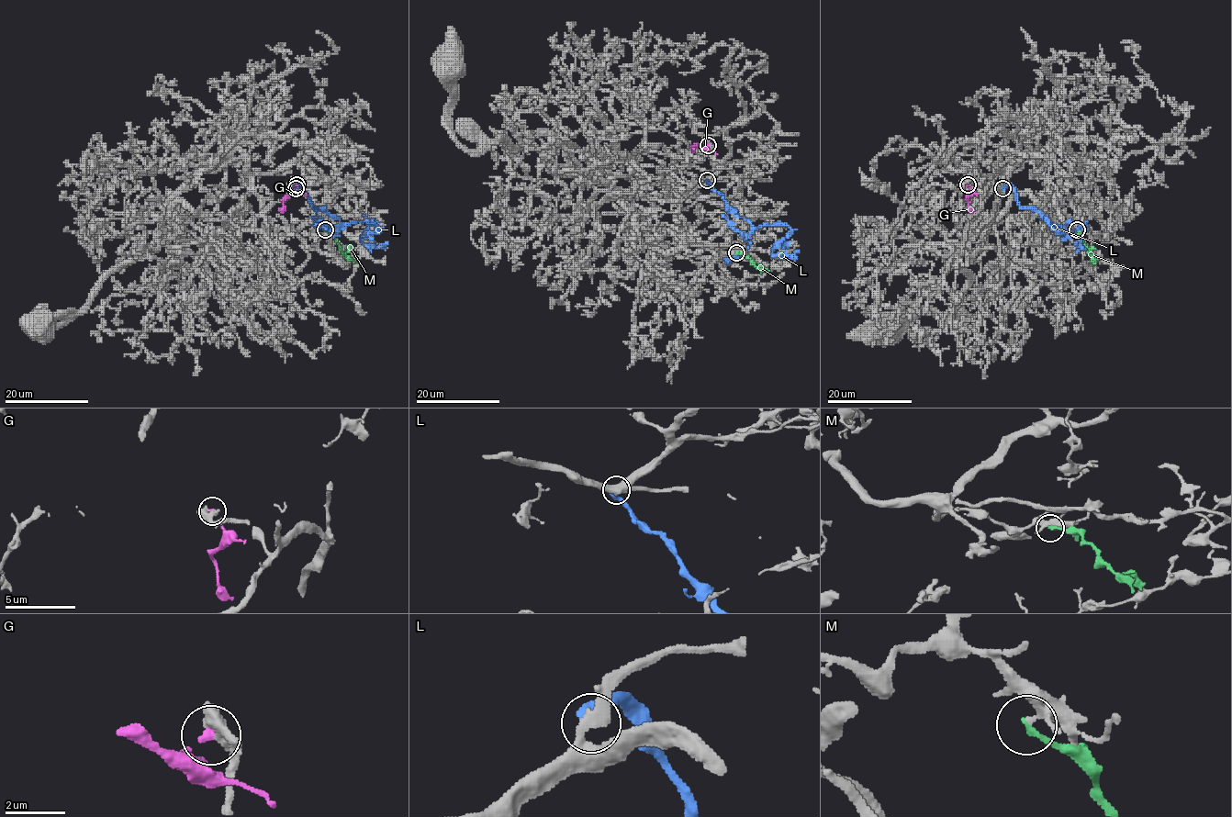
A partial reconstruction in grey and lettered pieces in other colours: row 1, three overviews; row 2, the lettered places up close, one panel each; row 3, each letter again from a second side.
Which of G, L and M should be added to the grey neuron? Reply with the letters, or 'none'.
none

